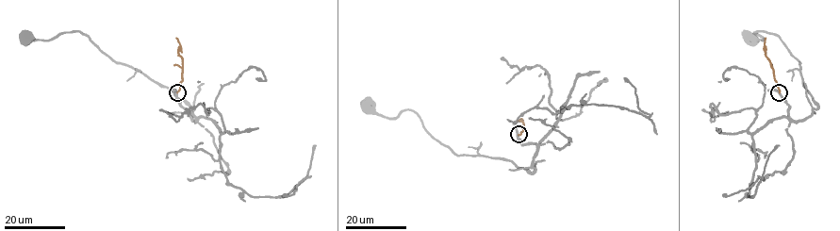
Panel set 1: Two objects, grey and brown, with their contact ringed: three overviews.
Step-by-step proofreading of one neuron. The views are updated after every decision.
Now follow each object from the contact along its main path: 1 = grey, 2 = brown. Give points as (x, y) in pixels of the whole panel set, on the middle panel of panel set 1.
1: (518, 135), (522, 143), (536, 147), (533, 173), (511, 160), (454, 154), (412, 110), (387, 118), (361, 102)
2: (518, 135), (523, 130), (523, 123), (521, 120), (518, 121)

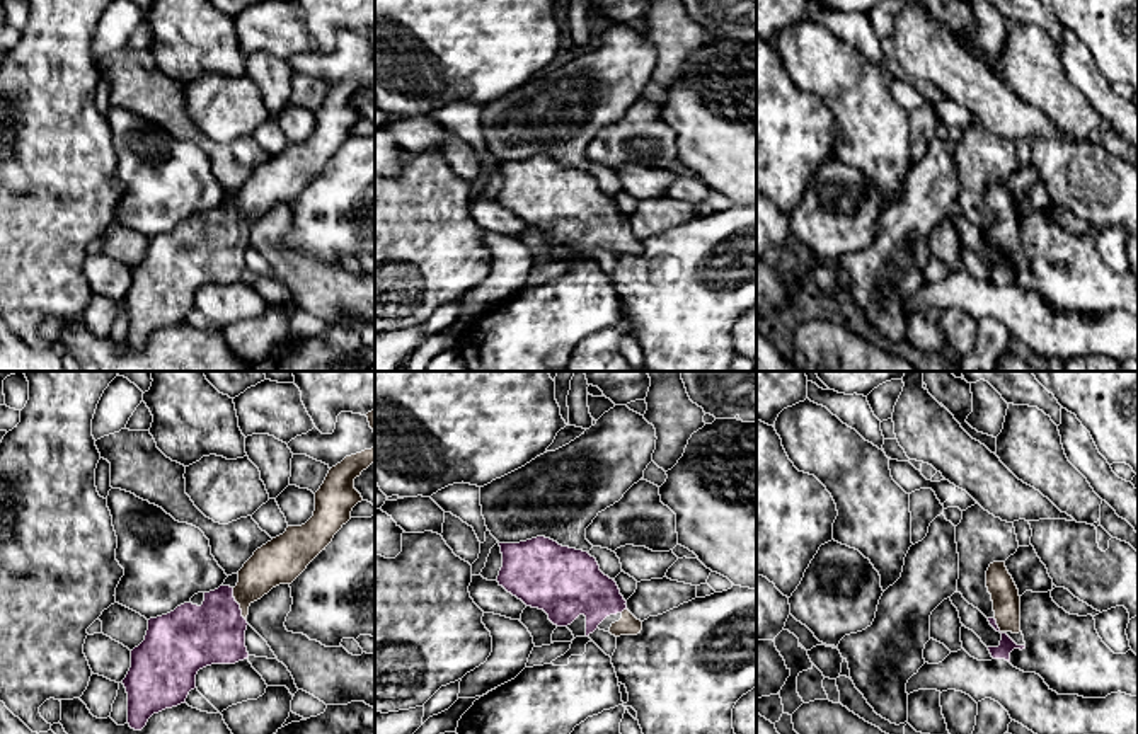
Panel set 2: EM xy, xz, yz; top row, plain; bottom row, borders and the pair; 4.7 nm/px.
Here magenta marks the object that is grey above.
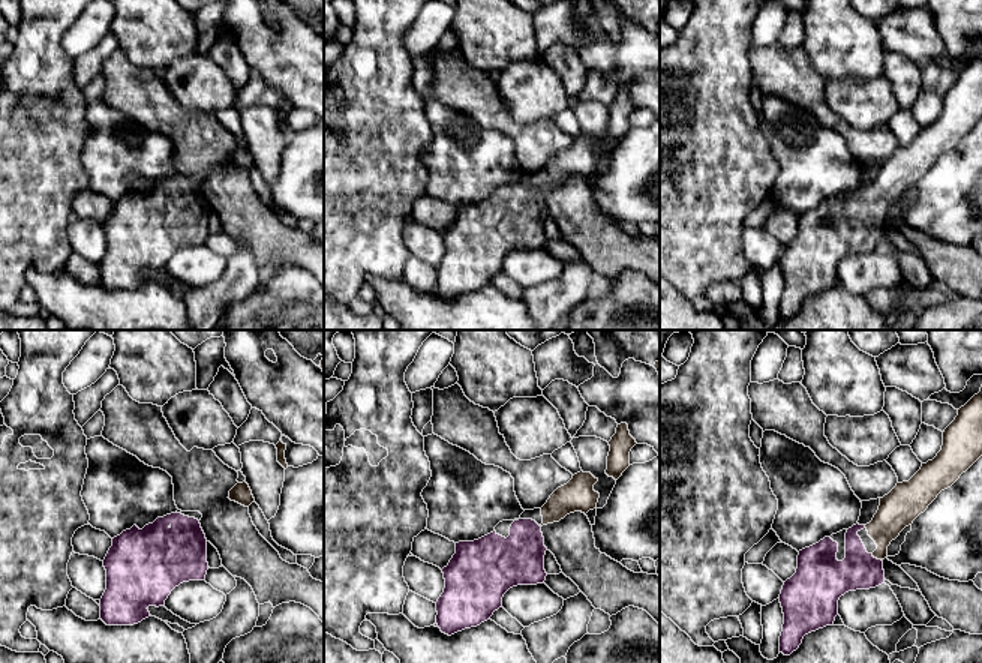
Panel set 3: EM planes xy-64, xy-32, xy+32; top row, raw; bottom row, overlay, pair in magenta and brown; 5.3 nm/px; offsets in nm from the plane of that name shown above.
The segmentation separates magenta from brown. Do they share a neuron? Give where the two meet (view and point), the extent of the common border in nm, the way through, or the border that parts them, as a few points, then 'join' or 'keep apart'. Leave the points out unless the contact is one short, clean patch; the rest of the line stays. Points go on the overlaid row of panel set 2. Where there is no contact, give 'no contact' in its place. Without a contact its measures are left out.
contact xy (239, 605); length 170 nm; way xy (210, 634), (239, 605), (273, 564); join

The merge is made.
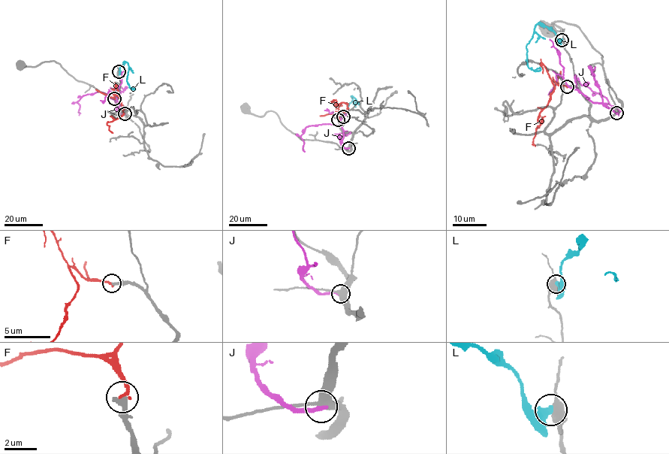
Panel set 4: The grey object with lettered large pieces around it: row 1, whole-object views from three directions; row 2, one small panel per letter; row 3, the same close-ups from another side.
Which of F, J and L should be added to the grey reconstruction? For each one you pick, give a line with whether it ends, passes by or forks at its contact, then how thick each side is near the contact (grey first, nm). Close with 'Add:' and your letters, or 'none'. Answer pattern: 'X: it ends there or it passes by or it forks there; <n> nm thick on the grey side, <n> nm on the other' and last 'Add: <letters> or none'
F: it ends there; 360 nm thick on the grey side, 240 nm on the other
Add: F

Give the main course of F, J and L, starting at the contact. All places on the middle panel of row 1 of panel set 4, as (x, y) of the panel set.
F: (338, 119), (339, 110), (344, 112), (348, 108), (348, 104), (336, 101)
J: (348, 148), (341, 144), (343, 130), (341, 126), (321, 124), (305, 128), (300, 137), (302, 149)
L: (343, 116), (353, 100), (351, 95), (359, 104)

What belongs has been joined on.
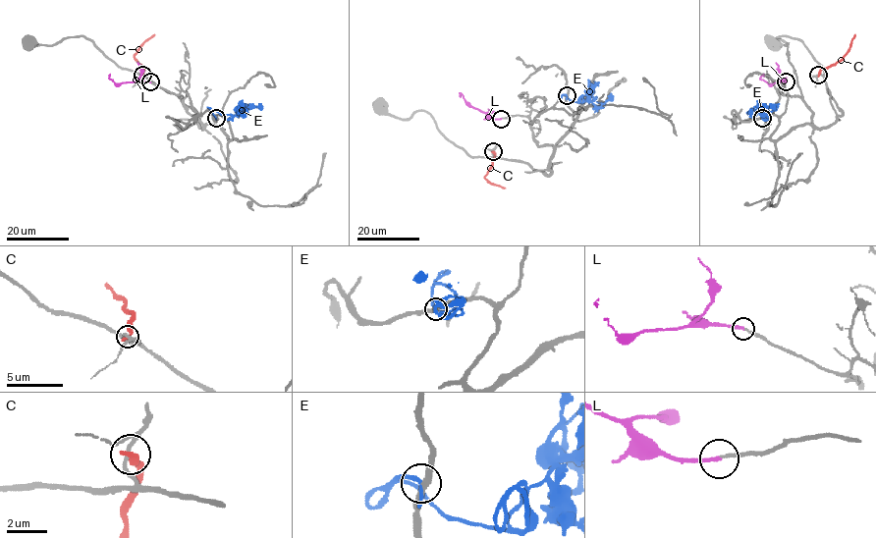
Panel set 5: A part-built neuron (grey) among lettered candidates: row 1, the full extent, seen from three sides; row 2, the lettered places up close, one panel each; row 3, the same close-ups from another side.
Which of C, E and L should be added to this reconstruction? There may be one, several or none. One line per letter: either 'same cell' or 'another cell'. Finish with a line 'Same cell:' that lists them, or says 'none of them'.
C: another cell
E: another cell
L: same cell
Same cell: L

